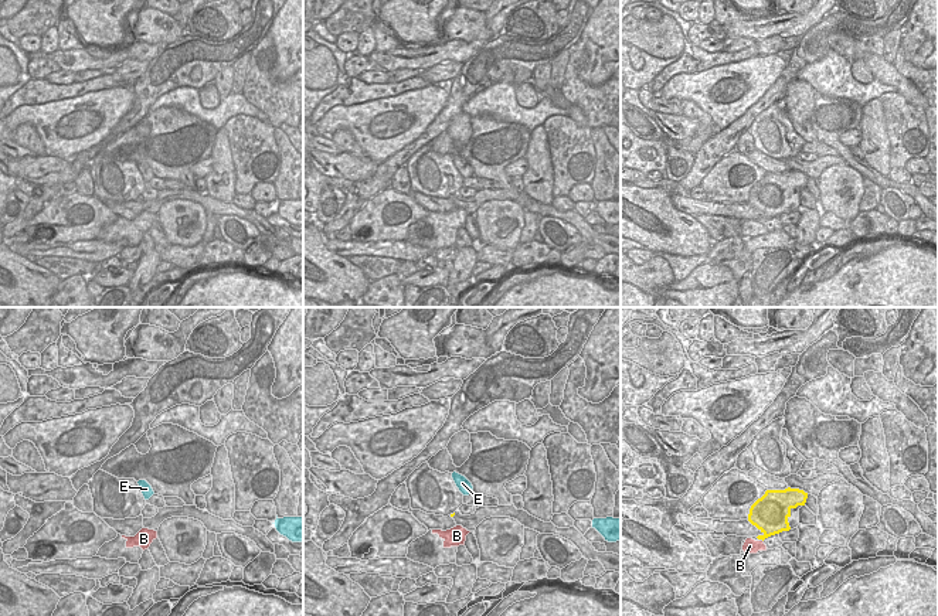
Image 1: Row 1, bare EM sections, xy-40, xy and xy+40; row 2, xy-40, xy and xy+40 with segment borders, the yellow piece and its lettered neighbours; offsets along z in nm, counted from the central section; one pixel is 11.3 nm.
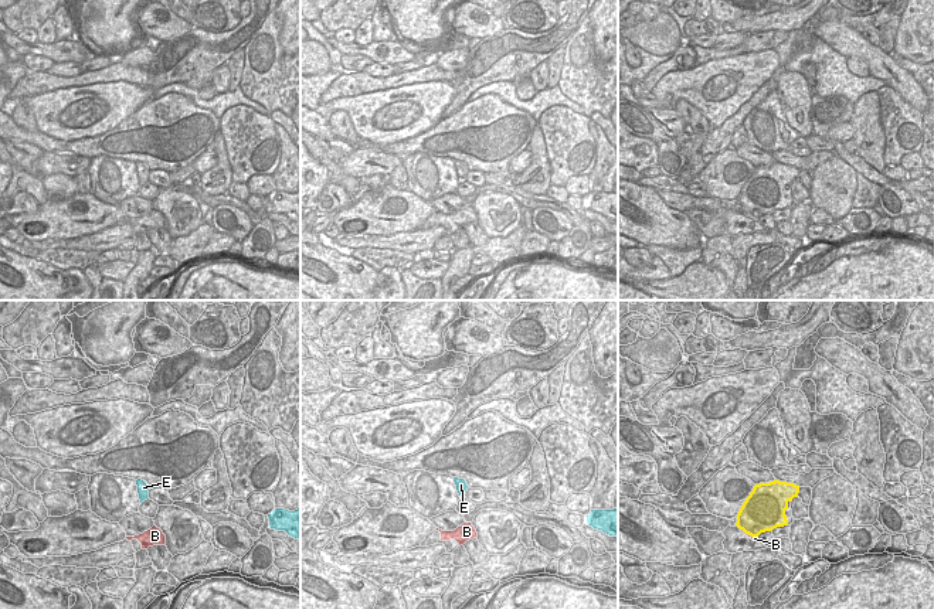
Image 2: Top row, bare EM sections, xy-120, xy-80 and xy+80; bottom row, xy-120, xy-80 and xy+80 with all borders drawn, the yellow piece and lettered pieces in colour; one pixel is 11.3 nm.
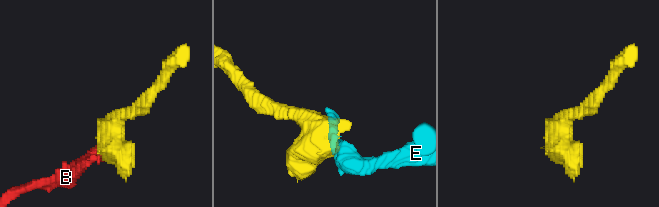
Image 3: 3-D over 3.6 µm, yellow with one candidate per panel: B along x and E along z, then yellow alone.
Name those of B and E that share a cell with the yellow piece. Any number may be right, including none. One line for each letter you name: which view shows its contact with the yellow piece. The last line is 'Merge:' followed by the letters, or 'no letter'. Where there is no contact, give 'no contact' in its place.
B: no contact
Merge: B

